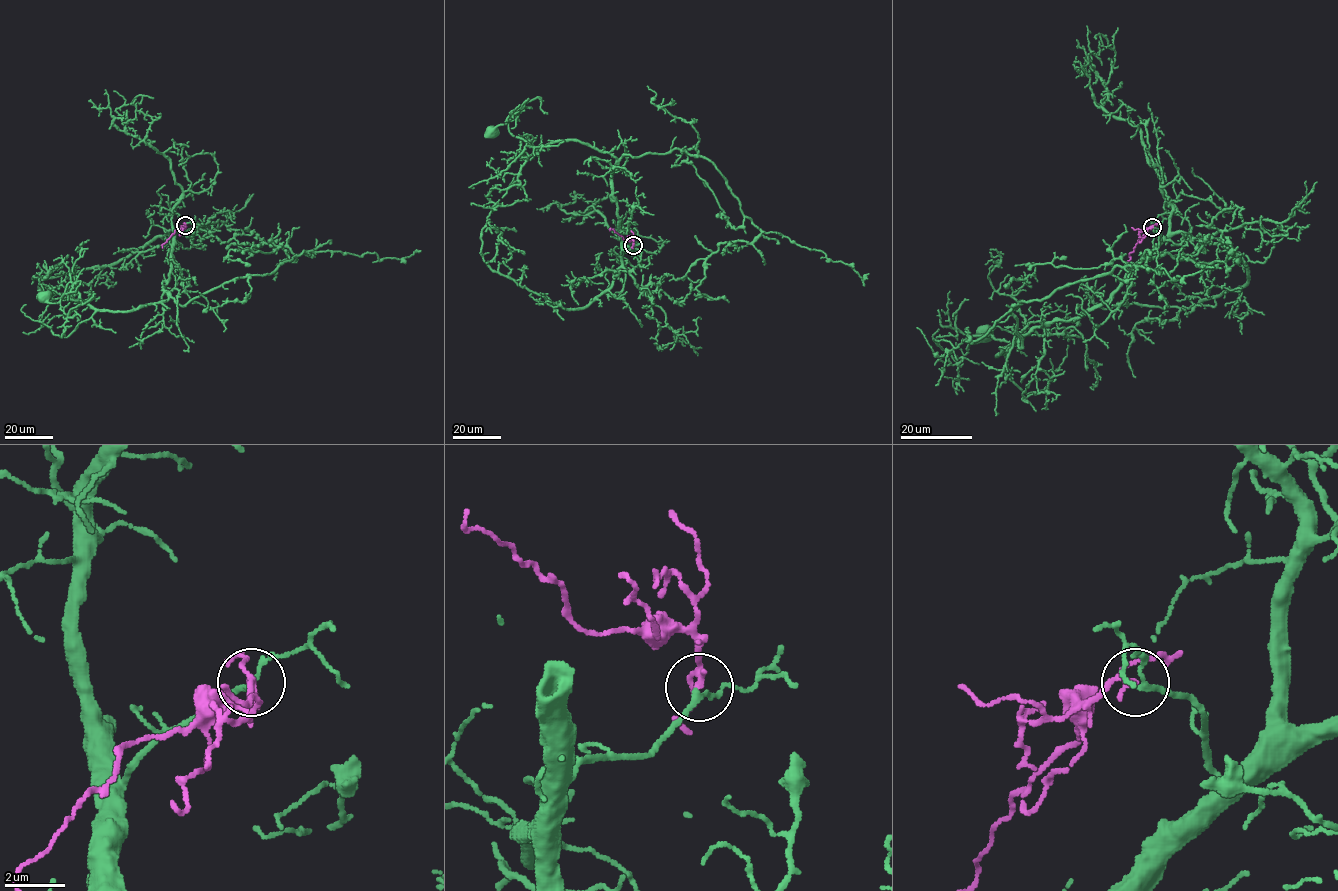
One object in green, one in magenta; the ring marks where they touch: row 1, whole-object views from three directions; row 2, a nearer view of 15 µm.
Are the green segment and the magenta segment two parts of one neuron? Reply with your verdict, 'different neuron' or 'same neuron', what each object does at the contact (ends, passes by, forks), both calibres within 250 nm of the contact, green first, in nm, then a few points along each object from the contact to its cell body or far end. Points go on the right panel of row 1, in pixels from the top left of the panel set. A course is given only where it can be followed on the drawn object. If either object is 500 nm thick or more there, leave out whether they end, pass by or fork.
different neuron; green passes by; magenta passes by; 150 nm thick on the green side, 170 nm on the other; green runs (1153, 228), (1162, 239), (1108, 299), (1033, 327), (998, 355), (1007, 342), (969, 339), (985, 334); magenta runs (1153, 227), (1145, 230), (1127, 261)

